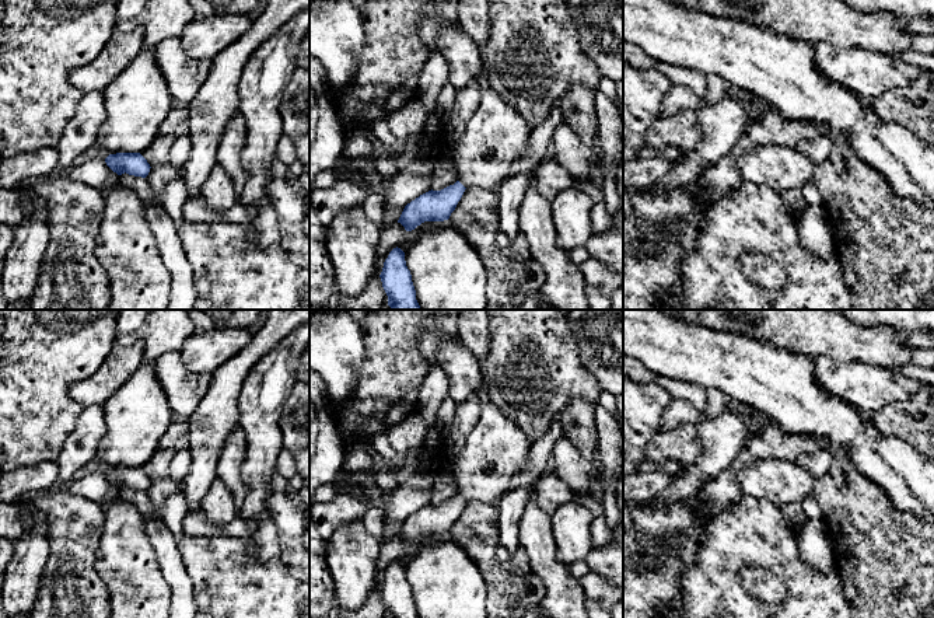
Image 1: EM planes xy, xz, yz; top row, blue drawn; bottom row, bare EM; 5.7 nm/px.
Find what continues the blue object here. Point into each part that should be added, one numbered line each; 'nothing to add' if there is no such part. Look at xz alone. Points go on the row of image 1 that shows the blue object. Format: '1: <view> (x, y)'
1: xz (496, 136)

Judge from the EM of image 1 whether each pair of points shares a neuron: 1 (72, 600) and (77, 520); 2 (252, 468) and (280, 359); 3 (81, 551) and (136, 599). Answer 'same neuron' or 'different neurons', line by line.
1: same neuron
2: same neuron
3: different neurons

